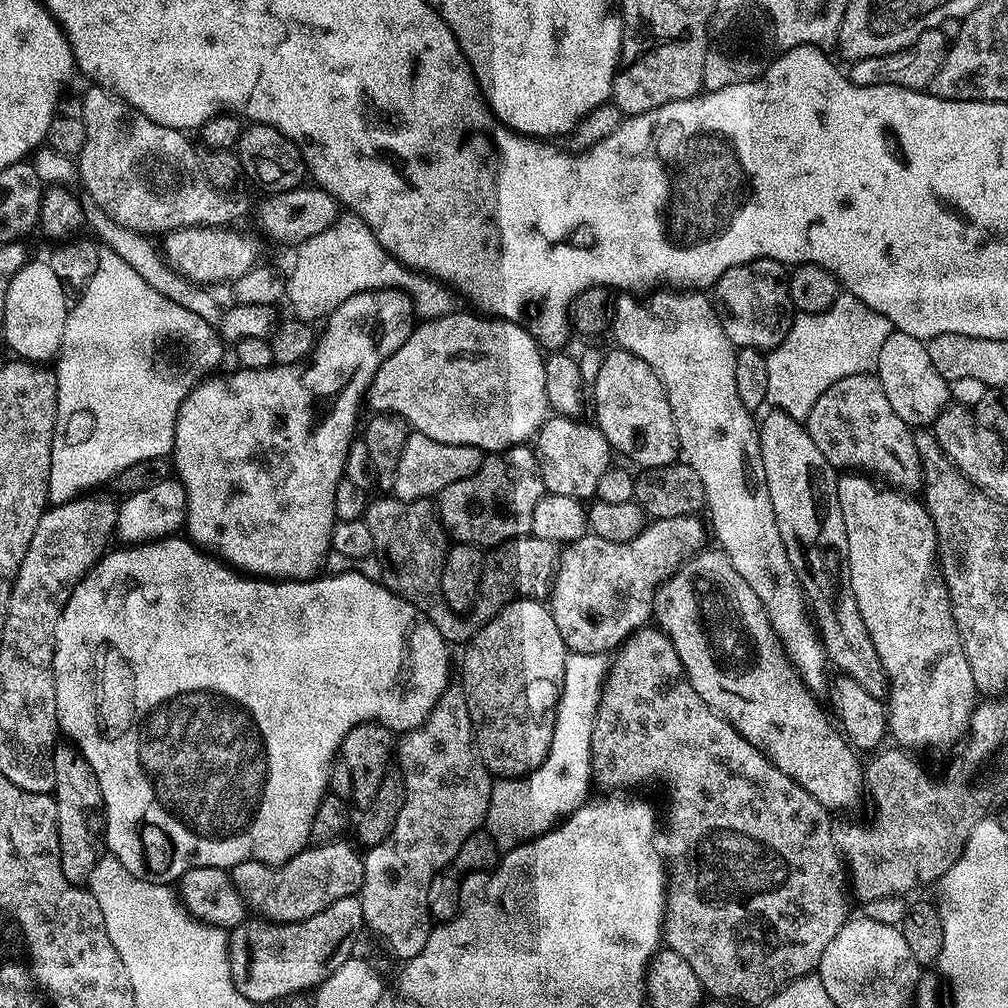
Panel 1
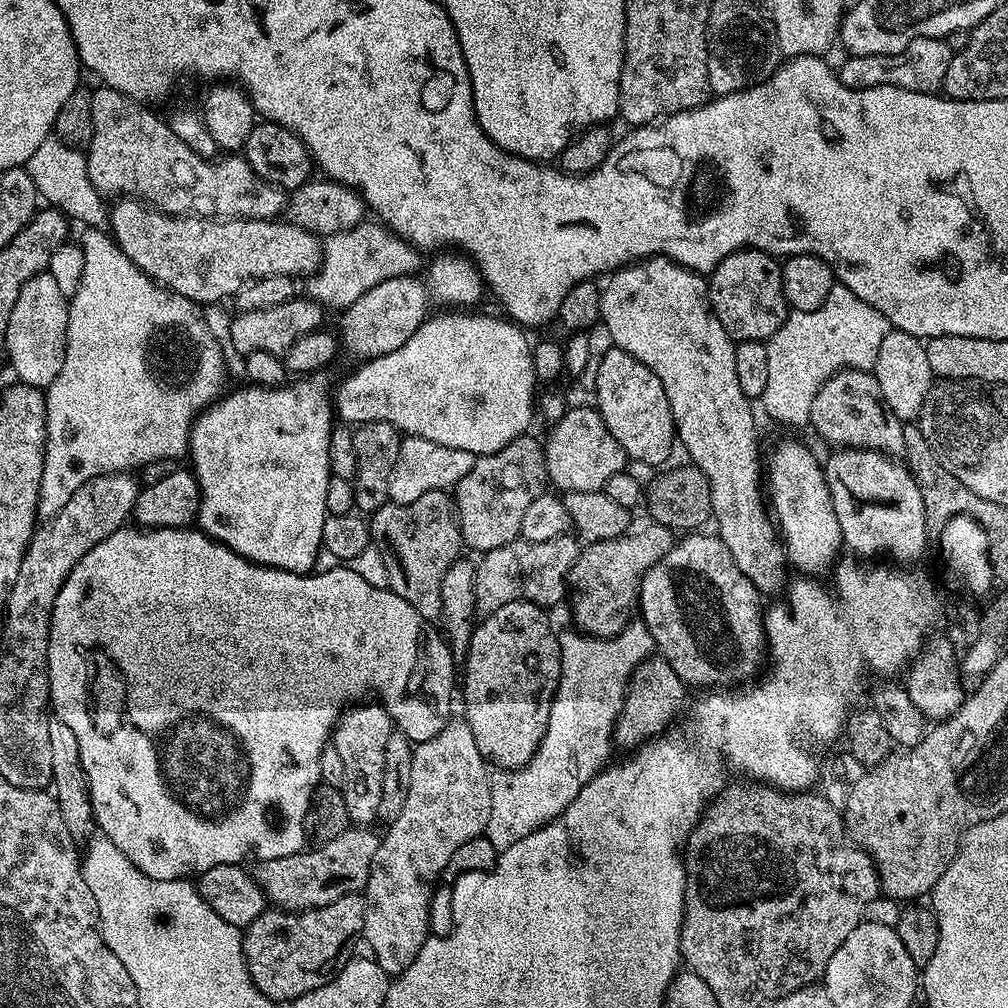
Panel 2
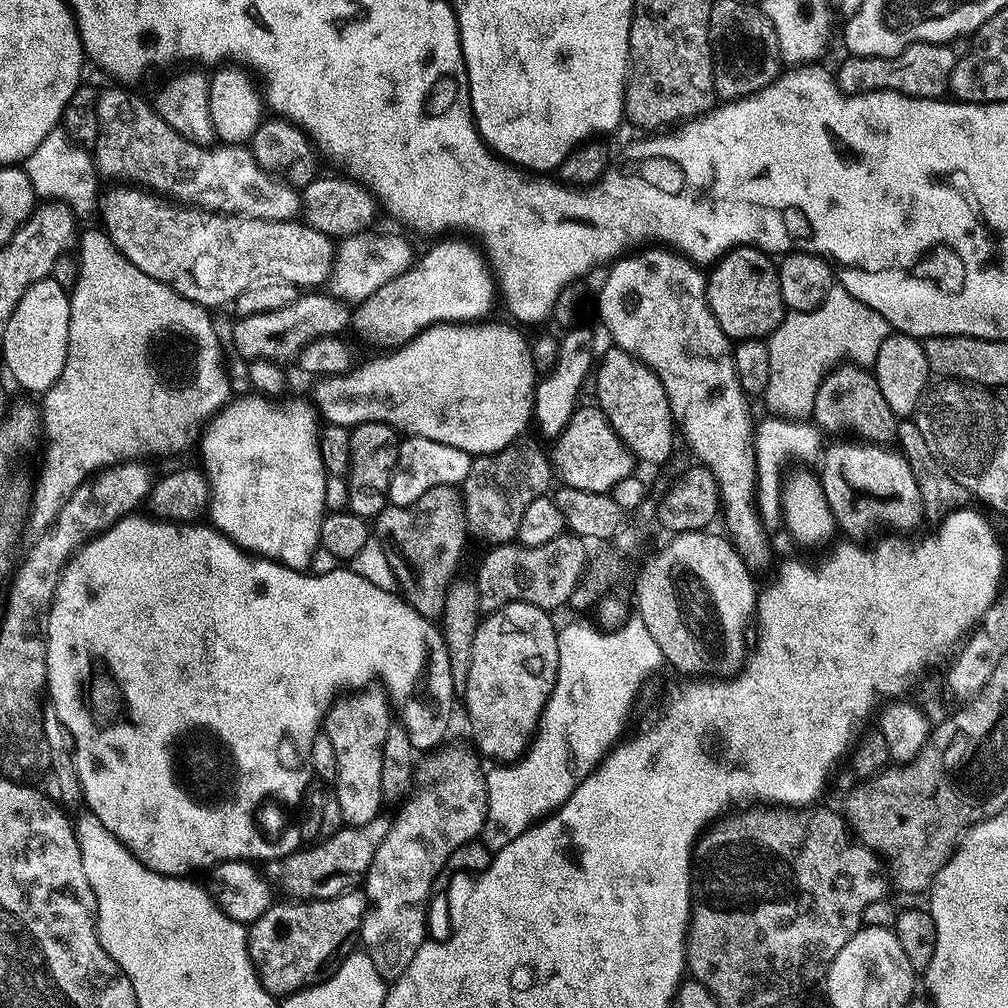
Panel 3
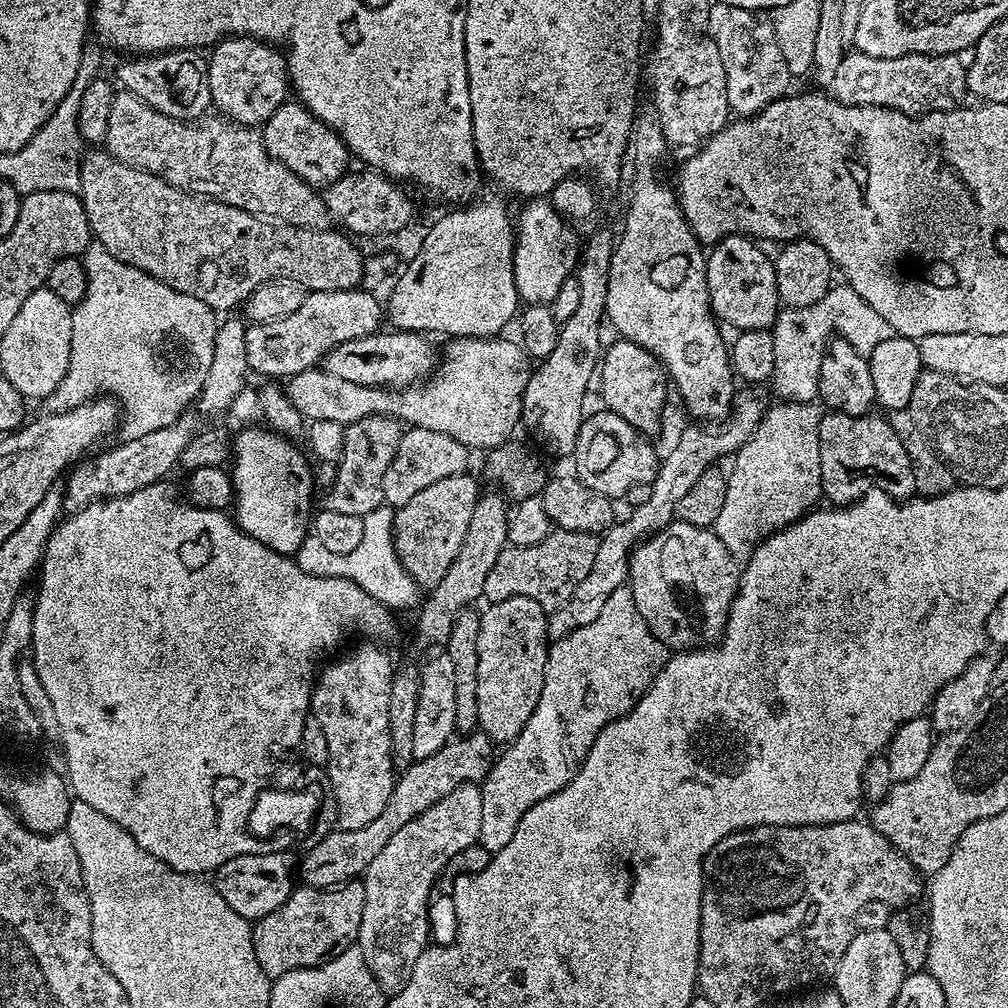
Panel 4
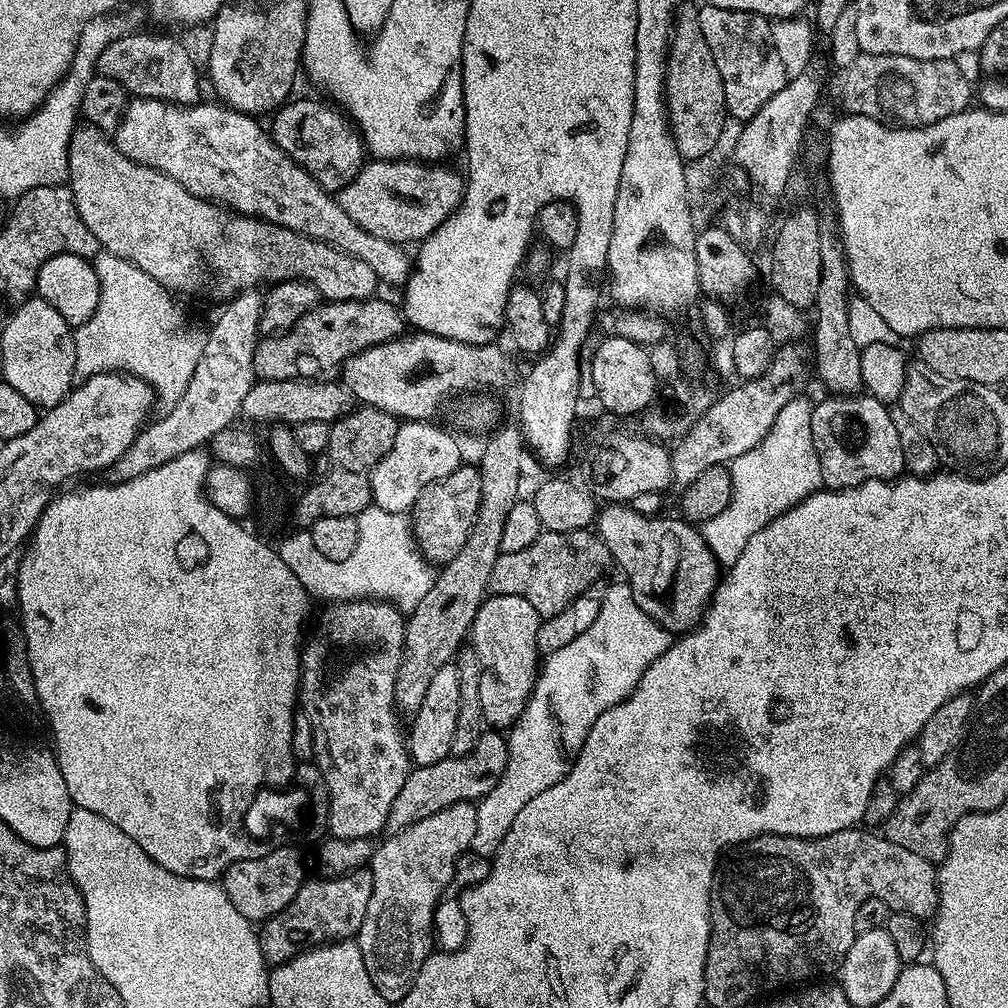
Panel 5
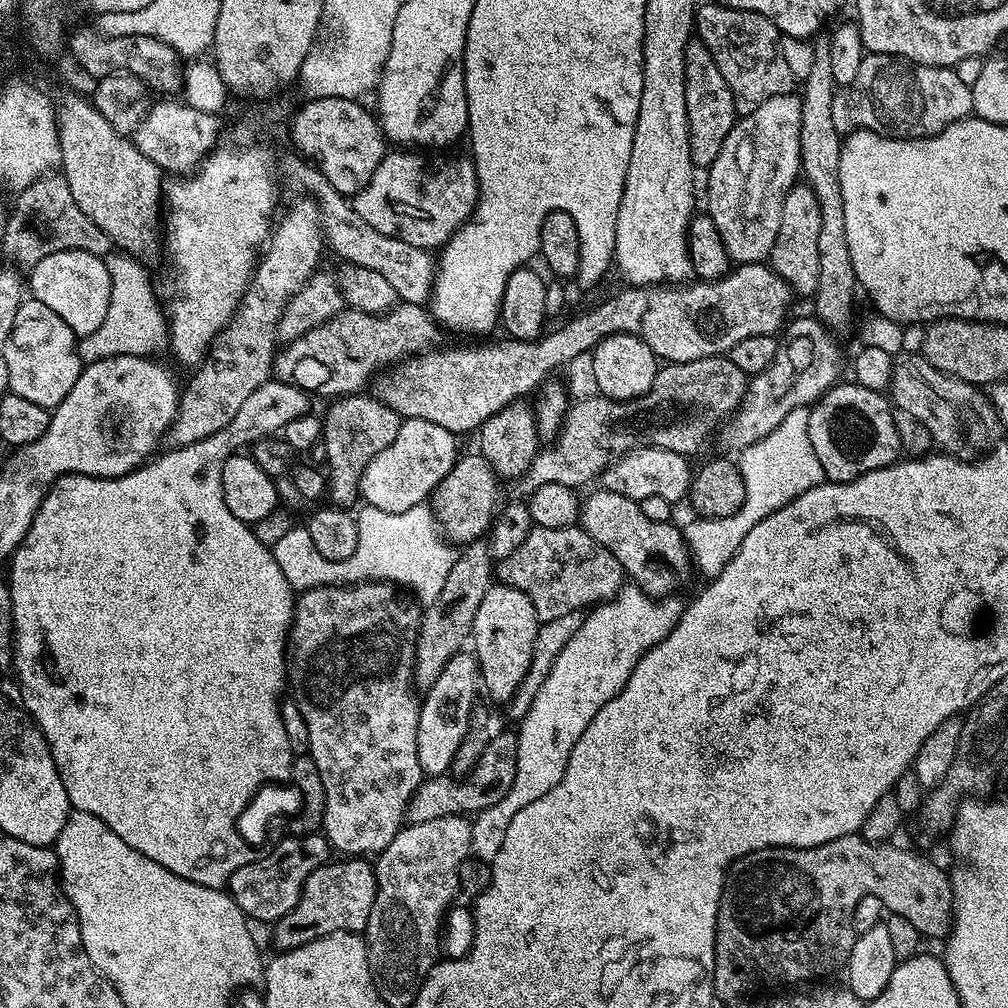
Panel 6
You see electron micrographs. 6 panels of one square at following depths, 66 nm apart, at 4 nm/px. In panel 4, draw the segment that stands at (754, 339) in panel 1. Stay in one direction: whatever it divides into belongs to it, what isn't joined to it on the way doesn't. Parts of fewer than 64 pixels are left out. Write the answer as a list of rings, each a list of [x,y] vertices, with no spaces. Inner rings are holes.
[[[737,234],[716,241],[706,252],[704,274],[708,287],[708,305],[712,307],[712,314],[721,325],[729,324],[736,332],[758,330],[759,328],[771,329],[776,321],[777,313],[782,308],[773,257],[767,256],[759,247],[763,248],[755,239]]]

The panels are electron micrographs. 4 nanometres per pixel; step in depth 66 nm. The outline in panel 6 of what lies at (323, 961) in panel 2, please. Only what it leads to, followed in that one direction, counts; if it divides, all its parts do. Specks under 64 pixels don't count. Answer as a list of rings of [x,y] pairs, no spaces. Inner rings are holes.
[[[364,858],[336,859],[318,866],[318,870],[314,870],[310,878],[306,878],[306,886],[294,910],[275,921],[273,928],[276,929],[272,932],[272,940],[277,944],[277,949],[297,948],[335,932],[360,934],[368,927],[370,910],[376,897],[375,867]]]

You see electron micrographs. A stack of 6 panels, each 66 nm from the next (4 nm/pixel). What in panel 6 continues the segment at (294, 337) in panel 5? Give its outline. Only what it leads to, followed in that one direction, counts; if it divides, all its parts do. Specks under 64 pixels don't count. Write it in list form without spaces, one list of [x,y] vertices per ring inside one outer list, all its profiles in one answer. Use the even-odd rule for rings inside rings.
[[[400,302],[391,312],[381,312],[378,316],[345,310],[325,324],[302,334],[302,338],[287,341],[272,362],[272,376],[283,384],[293,384],[306,393],[317,392],[327,398],[360,394],[367,389],[364,387],[368,379],[370,384],[381,370],[418,356],[421,352],[433,351],[441,343],[440,335],[440,325],[423,304]]]

